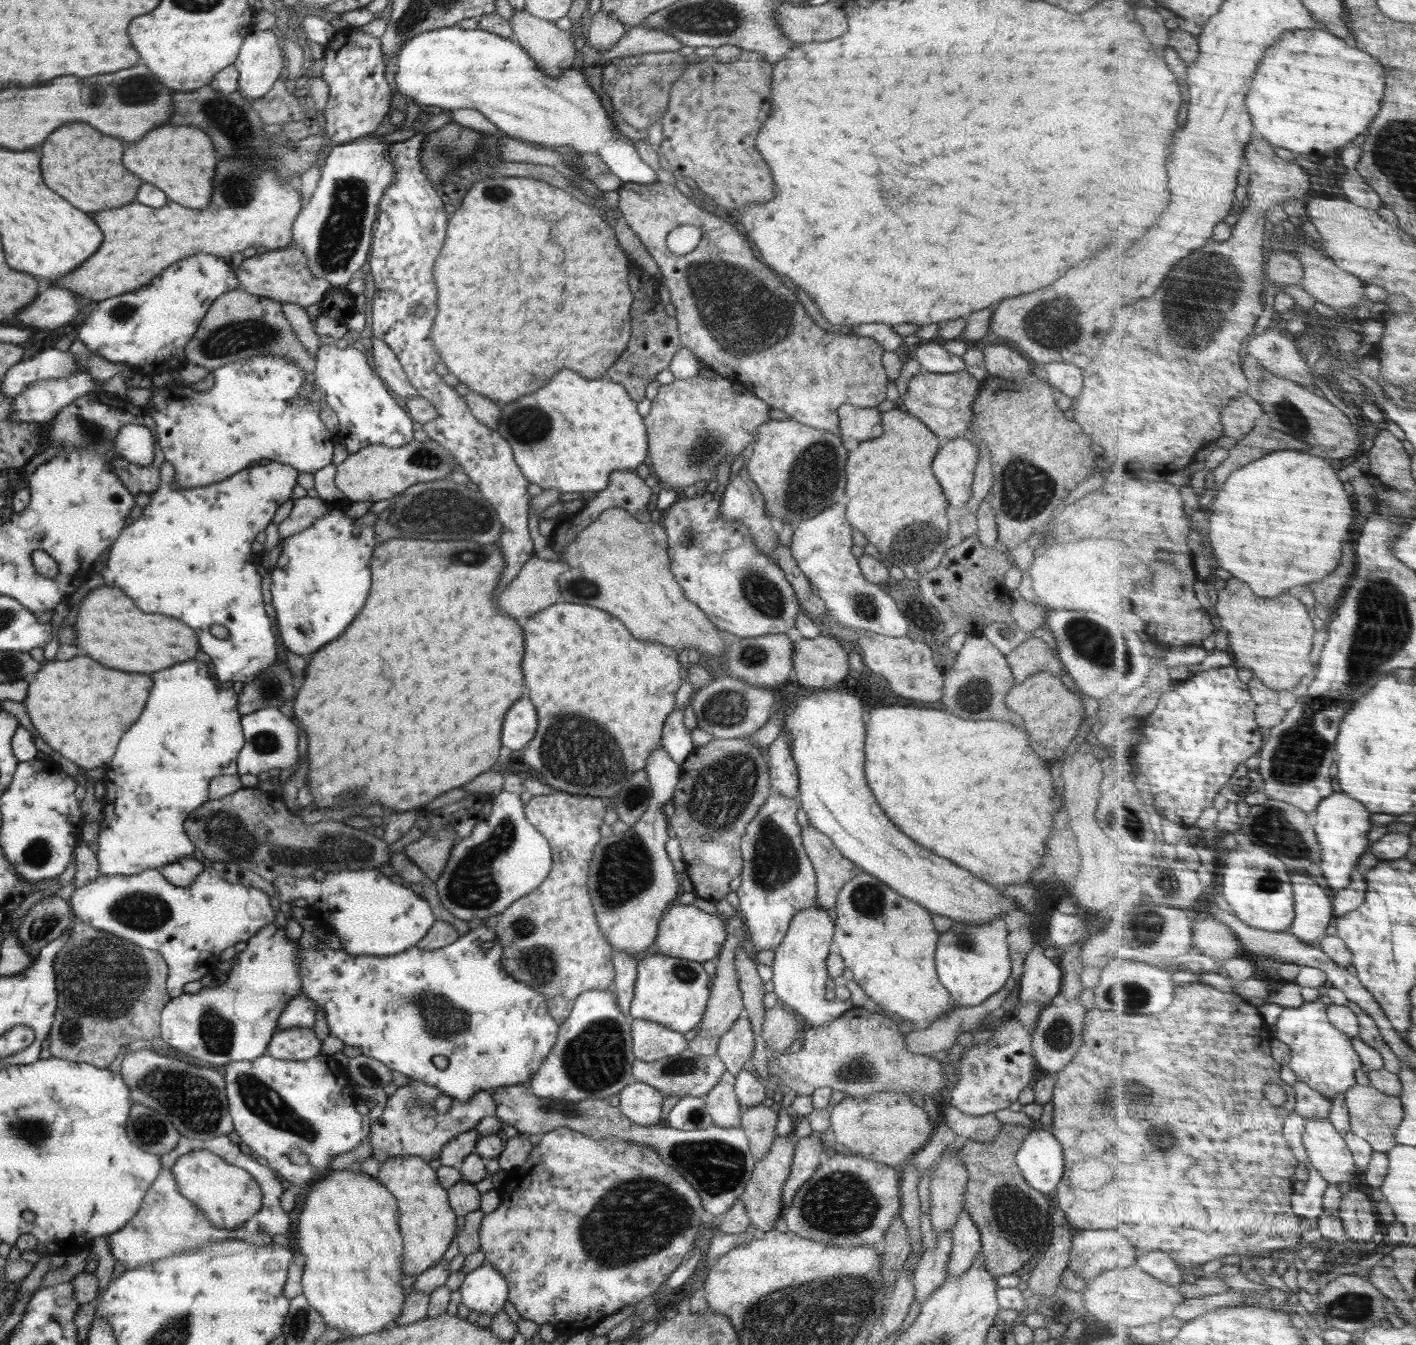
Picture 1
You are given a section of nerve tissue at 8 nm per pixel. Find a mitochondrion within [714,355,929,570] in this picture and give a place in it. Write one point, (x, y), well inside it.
(817, 478)

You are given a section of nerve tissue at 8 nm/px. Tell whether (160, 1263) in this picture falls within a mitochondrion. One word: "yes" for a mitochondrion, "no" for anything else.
no

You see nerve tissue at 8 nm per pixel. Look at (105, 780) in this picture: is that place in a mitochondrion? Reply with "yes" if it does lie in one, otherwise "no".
no

